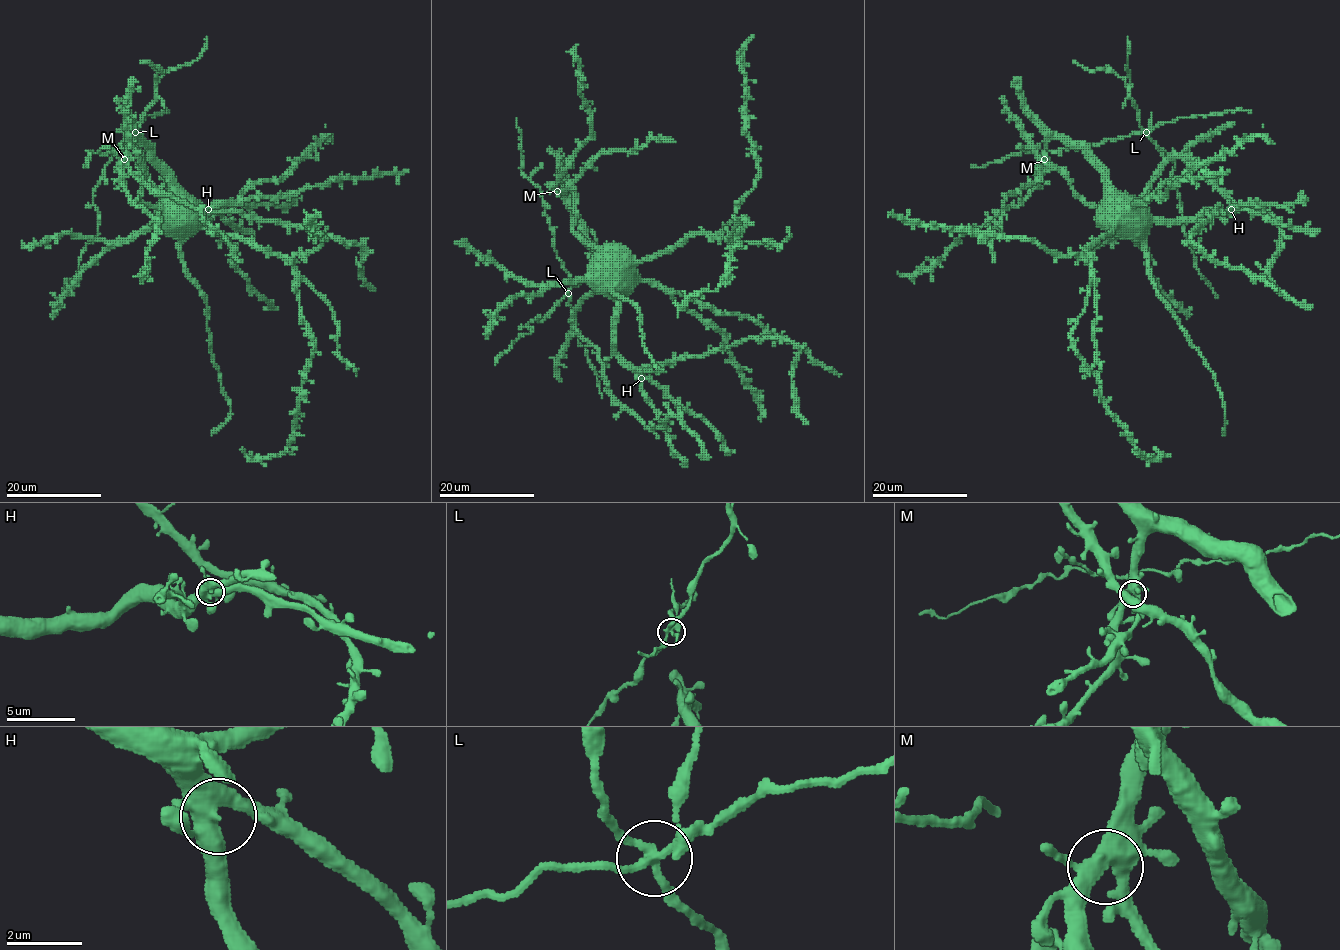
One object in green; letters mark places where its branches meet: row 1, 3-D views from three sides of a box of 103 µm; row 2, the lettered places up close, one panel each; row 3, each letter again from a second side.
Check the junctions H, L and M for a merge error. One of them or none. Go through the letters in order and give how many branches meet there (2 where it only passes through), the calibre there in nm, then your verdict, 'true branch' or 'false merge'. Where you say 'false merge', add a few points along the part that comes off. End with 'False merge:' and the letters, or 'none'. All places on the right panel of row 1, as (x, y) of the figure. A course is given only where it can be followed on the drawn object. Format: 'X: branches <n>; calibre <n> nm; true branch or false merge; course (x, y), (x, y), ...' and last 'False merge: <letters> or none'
H: branches 5; calibre 500 nm; true branch
L: branches 5; calibre 260 nm; false merge; course (1146, 132), (1056, 152), (1024, 151), (979, 168), (970, 165)
M: branches 5; calibre 480 nm; true branch
False merge: L

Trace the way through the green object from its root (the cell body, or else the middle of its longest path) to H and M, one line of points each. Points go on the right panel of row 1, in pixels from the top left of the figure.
H: (1108, 201), (1103, 205), (1141, 206), (1152, 216), (1165, 219), (1228, 213), (1231, 209)
M: (1108, 201), (1103, 202), (1103, 173), (1079, 148), (1051, 138), (1044, 159)

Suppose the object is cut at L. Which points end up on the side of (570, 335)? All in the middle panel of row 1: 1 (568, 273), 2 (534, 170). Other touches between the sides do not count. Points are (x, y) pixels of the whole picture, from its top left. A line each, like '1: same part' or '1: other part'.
1: other part
2: other part

